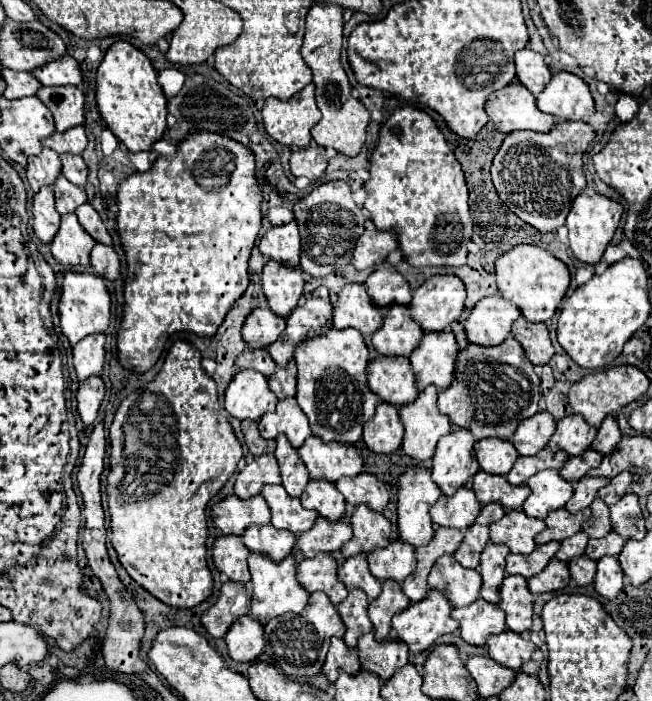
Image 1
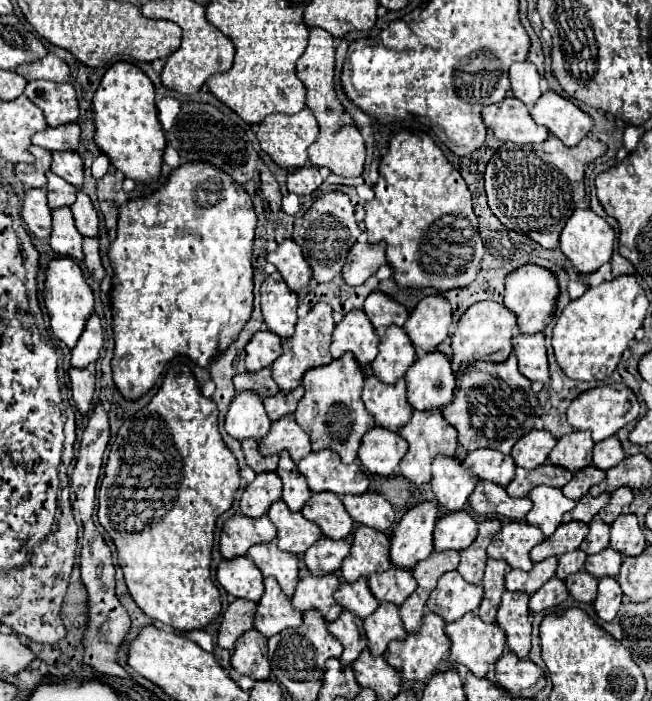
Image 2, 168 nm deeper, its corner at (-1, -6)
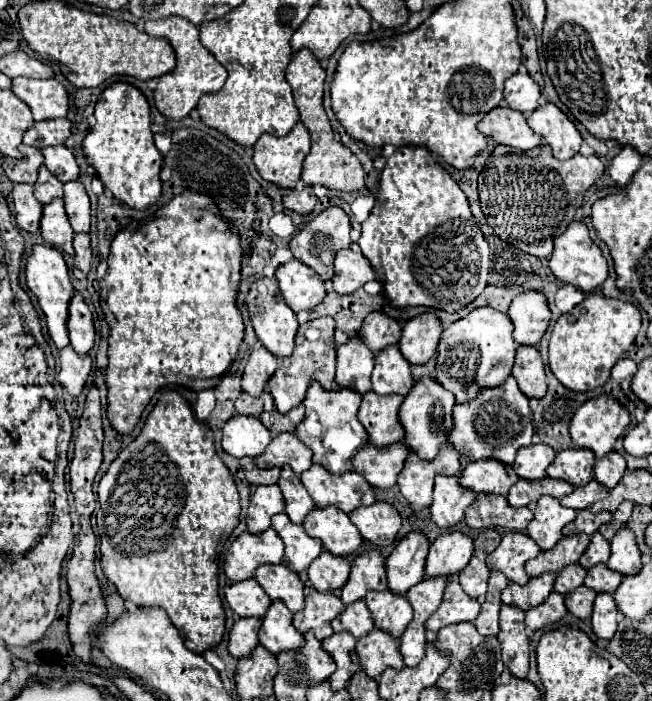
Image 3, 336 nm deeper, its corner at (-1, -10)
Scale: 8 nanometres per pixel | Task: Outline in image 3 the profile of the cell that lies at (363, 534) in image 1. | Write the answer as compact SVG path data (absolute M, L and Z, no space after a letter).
M372 549L354 559L348 583L340 591L340 599L344 605L364 599L368 591L384 591L386 589L386 567L384 557Z

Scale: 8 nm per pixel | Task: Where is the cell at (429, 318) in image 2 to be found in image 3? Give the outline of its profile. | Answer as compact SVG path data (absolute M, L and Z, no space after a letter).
M422 313L406 321L398 349L410 365L424 365L436 353L440 333L442 323L438 317L434 313Z

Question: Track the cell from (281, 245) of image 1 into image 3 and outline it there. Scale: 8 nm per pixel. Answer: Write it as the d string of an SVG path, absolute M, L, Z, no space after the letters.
M290 259L286 265L280 265L276 279L280 281L280 291L294 313L312 311L326 295L324 281L298 259Z

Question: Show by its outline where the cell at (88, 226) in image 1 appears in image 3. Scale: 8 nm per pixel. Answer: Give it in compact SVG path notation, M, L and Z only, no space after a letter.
M76 179L72 183L64 183L64 203L70 225L76 233L90 231L90 199L86 195L84 185Z

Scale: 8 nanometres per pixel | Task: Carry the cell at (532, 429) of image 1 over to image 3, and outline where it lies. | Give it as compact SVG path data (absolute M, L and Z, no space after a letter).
M538 443L538 445L522 447L512 467L518 473L518 477L528 479L528 481L538 481L546 477L546 469L554 457L556 457L556 451L552 447Z

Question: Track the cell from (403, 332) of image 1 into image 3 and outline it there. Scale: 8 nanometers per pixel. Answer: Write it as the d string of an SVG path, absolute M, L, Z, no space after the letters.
M396 345L378 353L372 371L372 391L380 395L408 395L412 389L412 373L408 361L400 355Z

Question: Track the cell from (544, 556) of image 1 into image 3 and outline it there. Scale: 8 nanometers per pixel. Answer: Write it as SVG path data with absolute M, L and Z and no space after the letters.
M544 573L540 577L530 579L526 585L516 585L510 583L504 591L502 591L502 603L504 605L514 605L520 607L522 611L528 611L532 607L538 607L540 603L544 603L548 599L548 595L552 593L554 587L554 573Z

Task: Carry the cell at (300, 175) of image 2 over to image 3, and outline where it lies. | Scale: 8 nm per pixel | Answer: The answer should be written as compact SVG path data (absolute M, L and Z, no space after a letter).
M304 185L300 189L290 189L290 191L286 191L282 205L286 211L294 211L298 215L308 215L308 213L312 213L312 209L316 205L314 189L308 185Z

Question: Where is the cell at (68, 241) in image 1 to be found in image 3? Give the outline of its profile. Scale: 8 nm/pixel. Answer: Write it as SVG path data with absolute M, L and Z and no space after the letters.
M52 199L52 203L44 205L42 219L40 219L40 235L48 245L68 255L74 255L74 247L72 247L74 231L68 223L62 199Z

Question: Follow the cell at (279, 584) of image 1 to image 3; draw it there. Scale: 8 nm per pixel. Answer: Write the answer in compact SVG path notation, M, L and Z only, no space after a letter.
M274 601L262 619L260 645L264 645L272 655L280 651L296 651L304 647L304 635L292 627L292 613L282 601Z

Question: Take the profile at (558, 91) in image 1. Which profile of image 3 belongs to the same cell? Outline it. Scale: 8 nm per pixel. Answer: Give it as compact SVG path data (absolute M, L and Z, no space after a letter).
M546 103L532 111L528 115L528 125L546 141L556 159L572 159L580 151L582 137L578 129L554 103Z

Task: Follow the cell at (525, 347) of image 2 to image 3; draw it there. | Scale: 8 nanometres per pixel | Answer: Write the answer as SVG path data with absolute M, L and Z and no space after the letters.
M518 347L516 363L512 369L520 391L528 399L542 399L546 395L546 375L540 353L536 347Z

